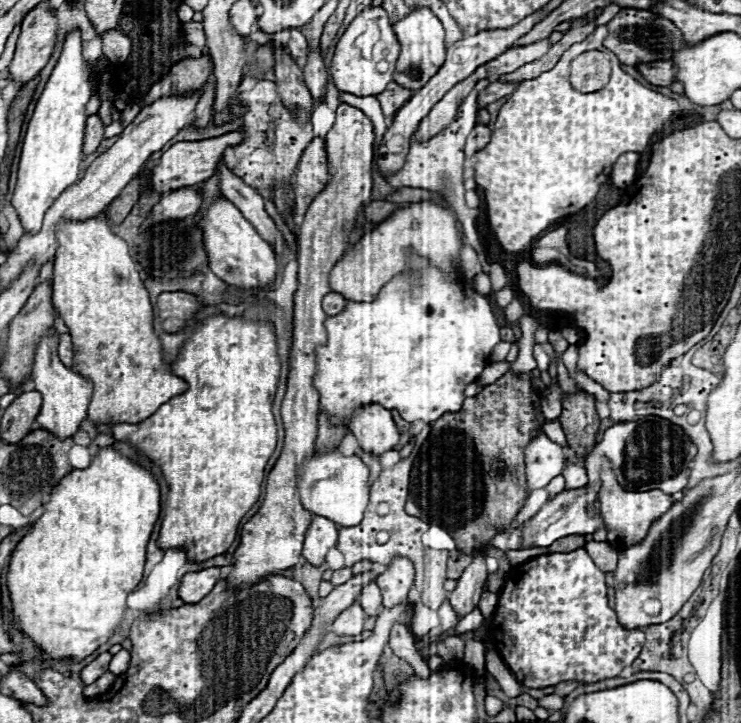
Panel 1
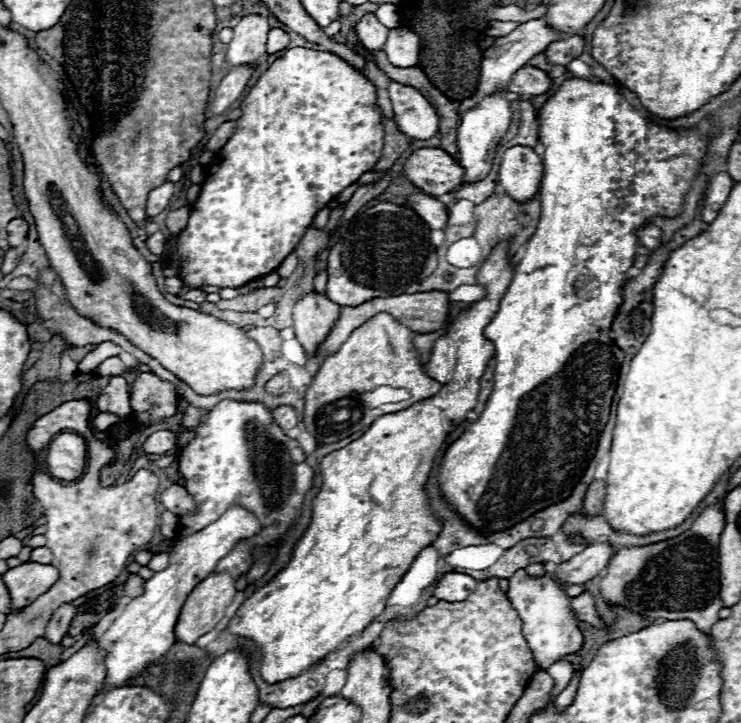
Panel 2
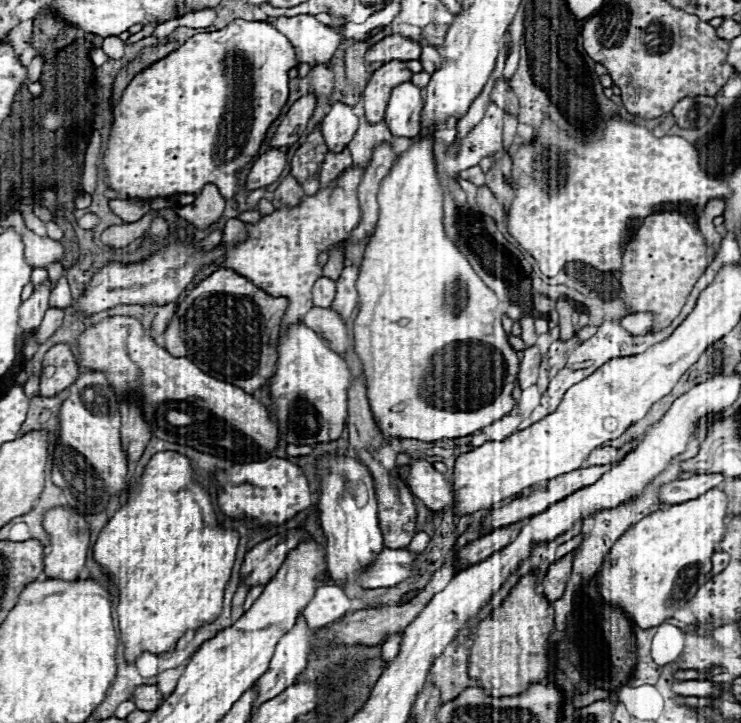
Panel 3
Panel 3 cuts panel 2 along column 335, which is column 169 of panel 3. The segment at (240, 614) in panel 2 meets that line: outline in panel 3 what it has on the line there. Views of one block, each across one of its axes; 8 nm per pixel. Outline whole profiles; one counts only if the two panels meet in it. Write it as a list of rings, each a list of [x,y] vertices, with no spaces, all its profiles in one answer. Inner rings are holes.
[[[158,452],[148,462],[142,478],[132,486],[126,504],[102,528],[92,552],[94,562],[116,586],[120,634],[126,646],[126,662],[132,664],[144,652],[170,652],[176,642],[188,632],[198,630],[220,616],[222,596],[234,564],[238,534],[222,528],[206,488],[194,480],[190,460],[178,452]]]

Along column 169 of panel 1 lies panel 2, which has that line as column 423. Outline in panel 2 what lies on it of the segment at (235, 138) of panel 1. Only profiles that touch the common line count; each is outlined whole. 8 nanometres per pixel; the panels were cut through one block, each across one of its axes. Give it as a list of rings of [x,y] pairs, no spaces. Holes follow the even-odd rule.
[[[422,148],[406,160],[404,174],[424,194],[438,198],[462,186],[464,168],[440,148]]]

